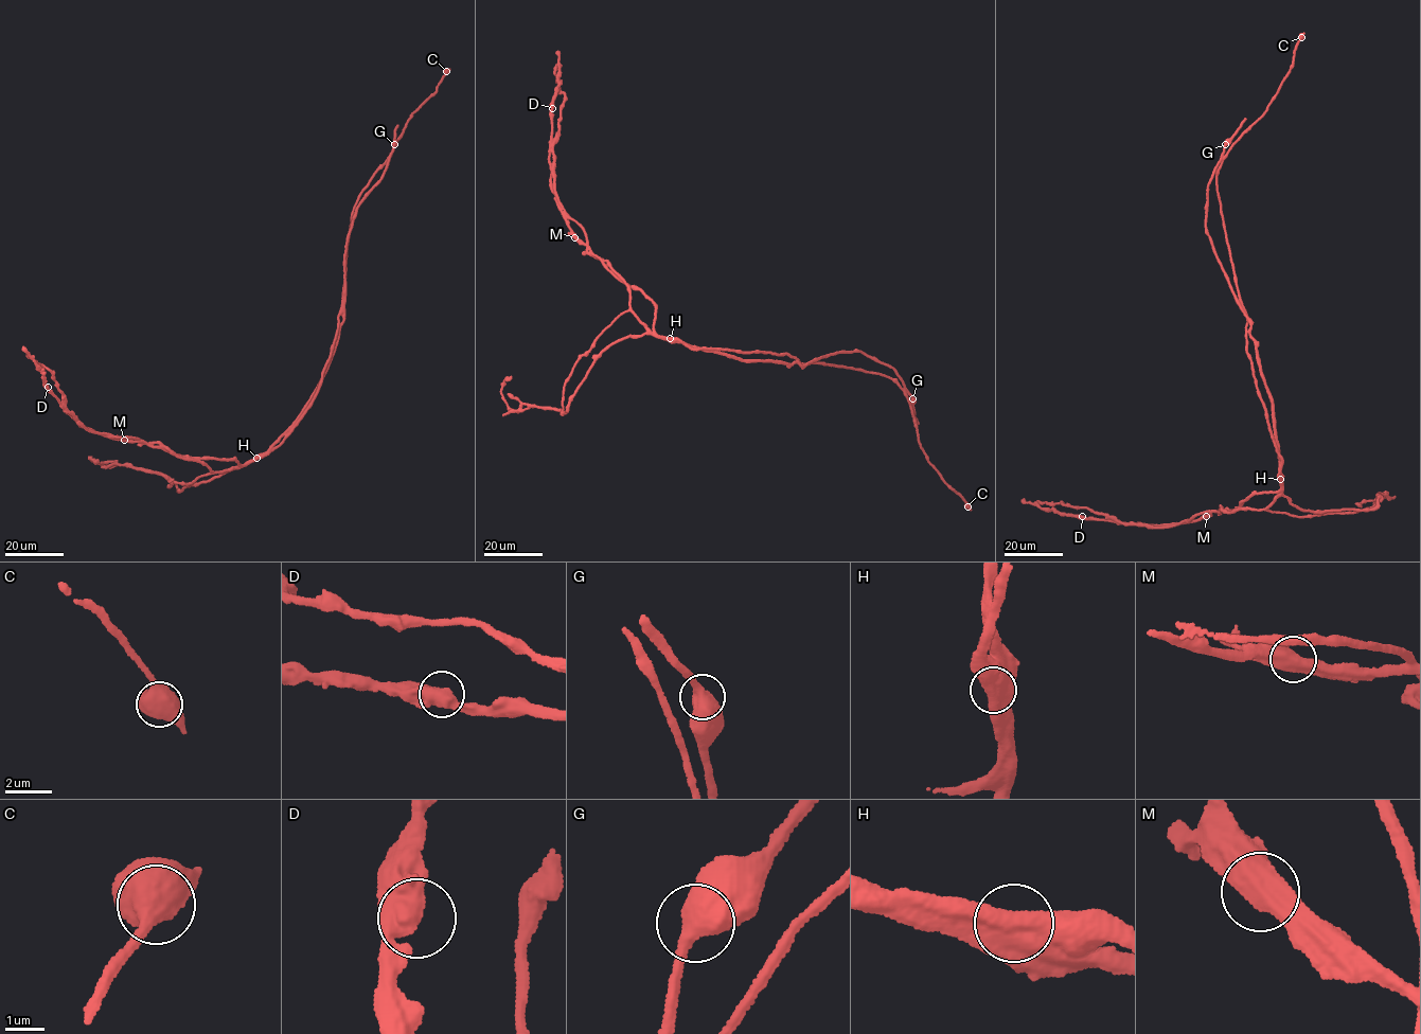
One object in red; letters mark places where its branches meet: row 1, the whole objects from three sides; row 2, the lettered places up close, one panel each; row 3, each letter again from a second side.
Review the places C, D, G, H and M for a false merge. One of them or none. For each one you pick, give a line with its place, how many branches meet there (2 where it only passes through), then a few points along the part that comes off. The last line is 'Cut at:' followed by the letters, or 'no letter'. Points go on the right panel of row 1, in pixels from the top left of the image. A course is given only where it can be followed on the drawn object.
H: place (1280, 479); branches 2; course (1280, 479), (1282, 461), (1247, 353), (1246, 315), (1237, 286), (1215, 178), (1223, 157), (1276, 94), (1303, 32)
Cut at: H

